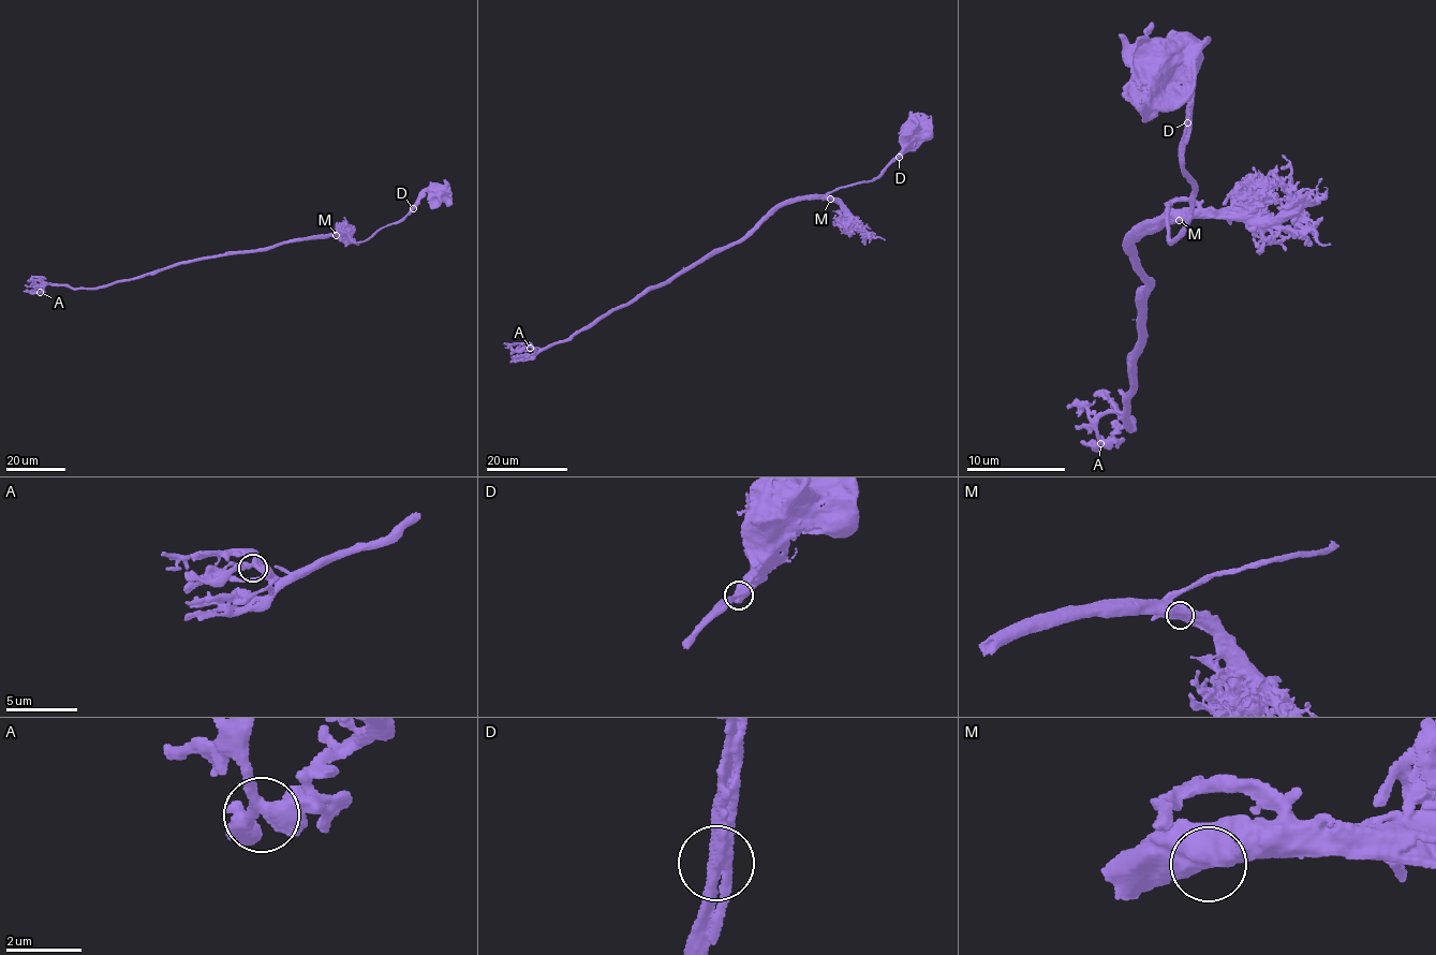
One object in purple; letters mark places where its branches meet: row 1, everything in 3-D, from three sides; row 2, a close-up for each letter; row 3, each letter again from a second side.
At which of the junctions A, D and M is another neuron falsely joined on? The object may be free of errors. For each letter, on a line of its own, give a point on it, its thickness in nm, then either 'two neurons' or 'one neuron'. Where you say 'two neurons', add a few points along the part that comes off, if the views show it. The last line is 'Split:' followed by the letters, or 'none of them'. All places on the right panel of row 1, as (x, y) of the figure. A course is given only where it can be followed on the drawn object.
A: place (1100, 443); calibre 280 nm; one neuron
D: place (1187, 122); calibre 460 nm; one neuron
M: place (1179, 220); calibre 800 nm; one neuron
Split: none of them

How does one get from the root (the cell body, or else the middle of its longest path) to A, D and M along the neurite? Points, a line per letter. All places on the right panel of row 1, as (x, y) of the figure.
A: (1160, 63), (1188, 64), (1194, 193), (1180, 237), (1169, 205), (1124, 239), (1149, 281), (1130, 423), (1100, 443)
D: (1160, 63), (1166, 68), (1183, 72), (1187, 62), (1190, 87), (1187, 122)
M: (1160, 63), (1188, 64), (1178, 148), (1194, 193), (1180, 237), (1168, 240), (1166, 207), (1179, 220)

